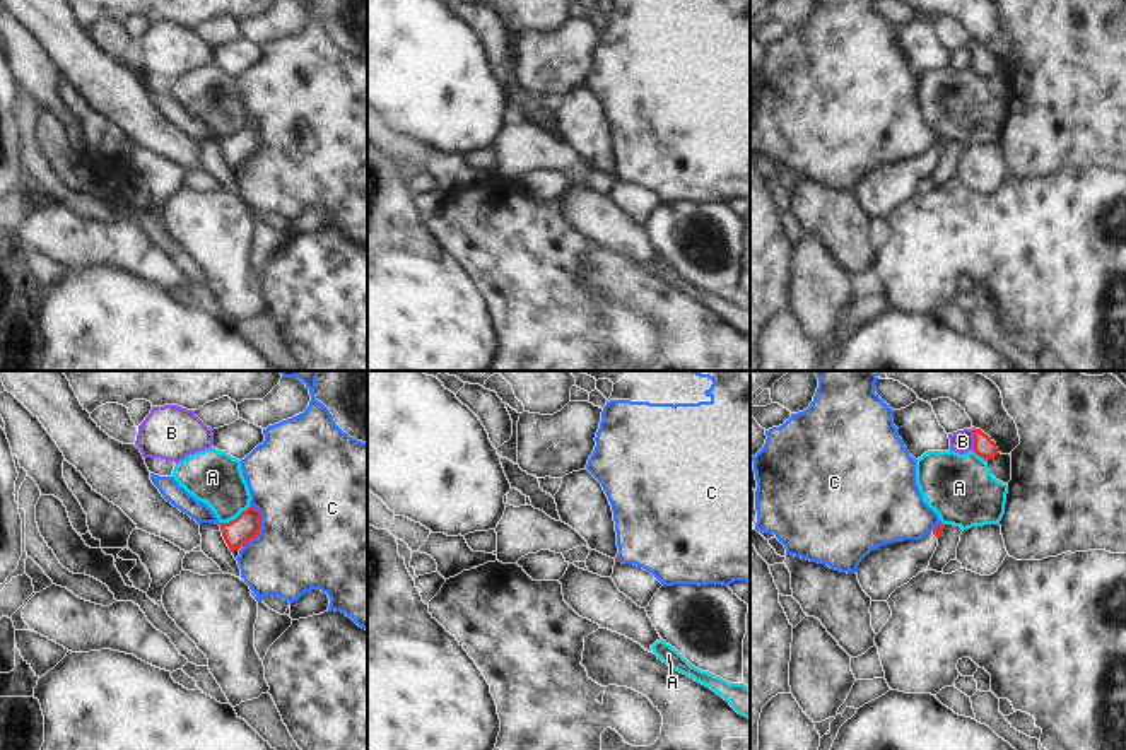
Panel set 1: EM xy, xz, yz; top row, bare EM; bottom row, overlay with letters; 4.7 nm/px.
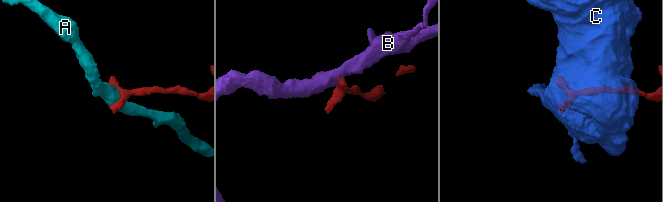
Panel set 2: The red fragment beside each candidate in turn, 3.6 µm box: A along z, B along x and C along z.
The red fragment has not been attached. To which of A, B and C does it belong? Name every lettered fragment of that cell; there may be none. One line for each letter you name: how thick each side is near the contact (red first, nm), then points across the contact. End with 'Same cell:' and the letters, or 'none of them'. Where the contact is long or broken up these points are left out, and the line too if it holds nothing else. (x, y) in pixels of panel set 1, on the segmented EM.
Same cell: none of them

